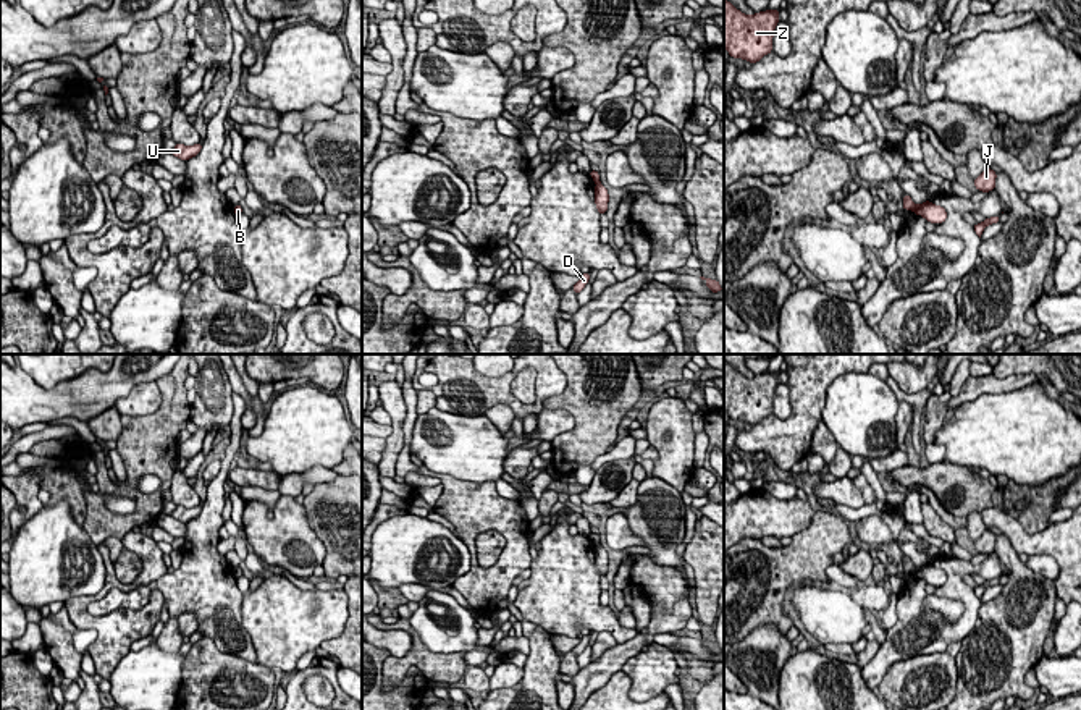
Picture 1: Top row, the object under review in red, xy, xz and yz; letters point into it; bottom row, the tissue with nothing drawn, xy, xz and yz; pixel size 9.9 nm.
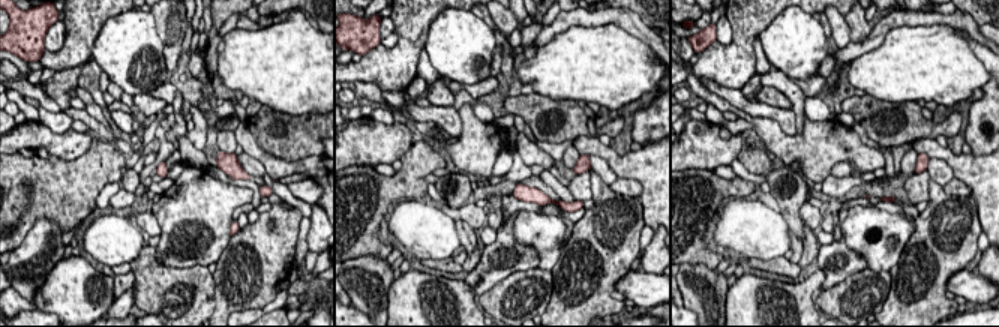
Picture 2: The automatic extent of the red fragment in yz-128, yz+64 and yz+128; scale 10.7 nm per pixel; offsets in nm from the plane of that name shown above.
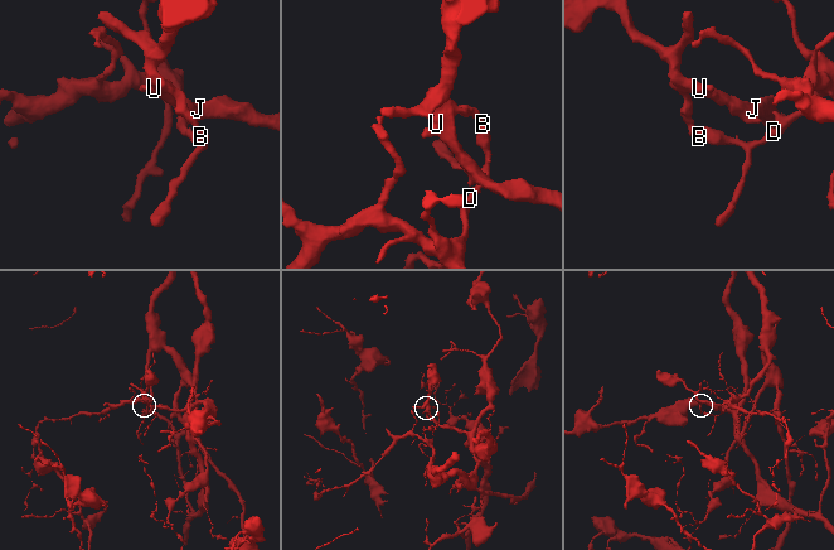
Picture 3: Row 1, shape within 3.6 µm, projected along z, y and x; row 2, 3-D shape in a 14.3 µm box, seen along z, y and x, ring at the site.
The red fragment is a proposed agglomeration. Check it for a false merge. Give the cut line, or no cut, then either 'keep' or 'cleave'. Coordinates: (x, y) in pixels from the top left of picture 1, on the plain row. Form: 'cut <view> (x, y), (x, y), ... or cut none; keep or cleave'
cut yz (916, 568), (913, 571); cleave

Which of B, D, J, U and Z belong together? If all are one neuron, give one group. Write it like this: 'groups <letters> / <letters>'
groups B D / J U Z

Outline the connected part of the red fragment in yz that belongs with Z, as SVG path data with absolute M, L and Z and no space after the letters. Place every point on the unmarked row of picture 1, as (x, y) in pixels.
M724 362L724 411L734 421L759 424L772 414L779 372L766 372L748 378Z

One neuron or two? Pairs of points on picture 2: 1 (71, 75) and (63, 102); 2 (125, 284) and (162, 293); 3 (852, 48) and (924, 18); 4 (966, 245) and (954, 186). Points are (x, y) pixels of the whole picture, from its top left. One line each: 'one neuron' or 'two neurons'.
1: one neuron
2: two neurons
3: one neuron
4: two neurons

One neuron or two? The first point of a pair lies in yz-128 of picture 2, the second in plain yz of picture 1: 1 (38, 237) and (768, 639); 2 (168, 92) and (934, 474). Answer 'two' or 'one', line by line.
1: one
2: two

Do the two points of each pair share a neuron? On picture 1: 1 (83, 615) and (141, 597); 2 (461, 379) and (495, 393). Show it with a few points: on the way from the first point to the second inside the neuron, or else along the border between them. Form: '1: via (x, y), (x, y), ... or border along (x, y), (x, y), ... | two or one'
1: border along (86, 605), (92, 615), (126, 610) | two
2: via (469, 387), (474, 392), (487, 392) | one

